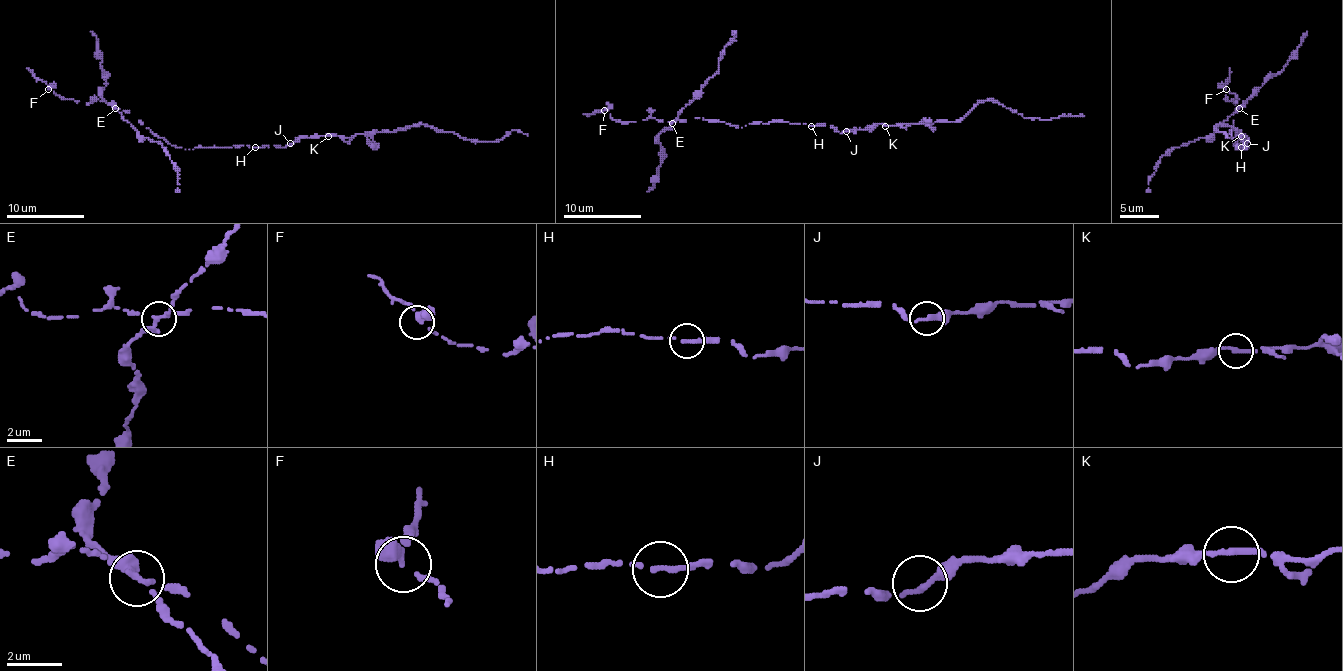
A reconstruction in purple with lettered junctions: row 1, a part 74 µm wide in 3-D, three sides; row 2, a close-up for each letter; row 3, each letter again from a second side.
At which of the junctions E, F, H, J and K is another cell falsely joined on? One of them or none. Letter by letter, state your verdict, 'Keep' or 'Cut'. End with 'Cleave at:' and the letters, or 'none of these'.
E: Cut
F: Keep
H: Keep
J: Keep
K: Keep
Cleave at: E

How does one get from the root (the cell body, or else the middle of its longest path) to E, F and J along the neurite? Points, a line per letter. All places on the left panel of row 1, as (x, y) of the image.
E: (255, 147), (175, 147), (158, 138), (129, 112), (119, 112), (116, 109)
F: (255, 147), (175, 147), (129, 112), (119, 112), (104, 101), (61, 99), (48, 89)
J: (255, 147), (286, 147), (290, 143)

